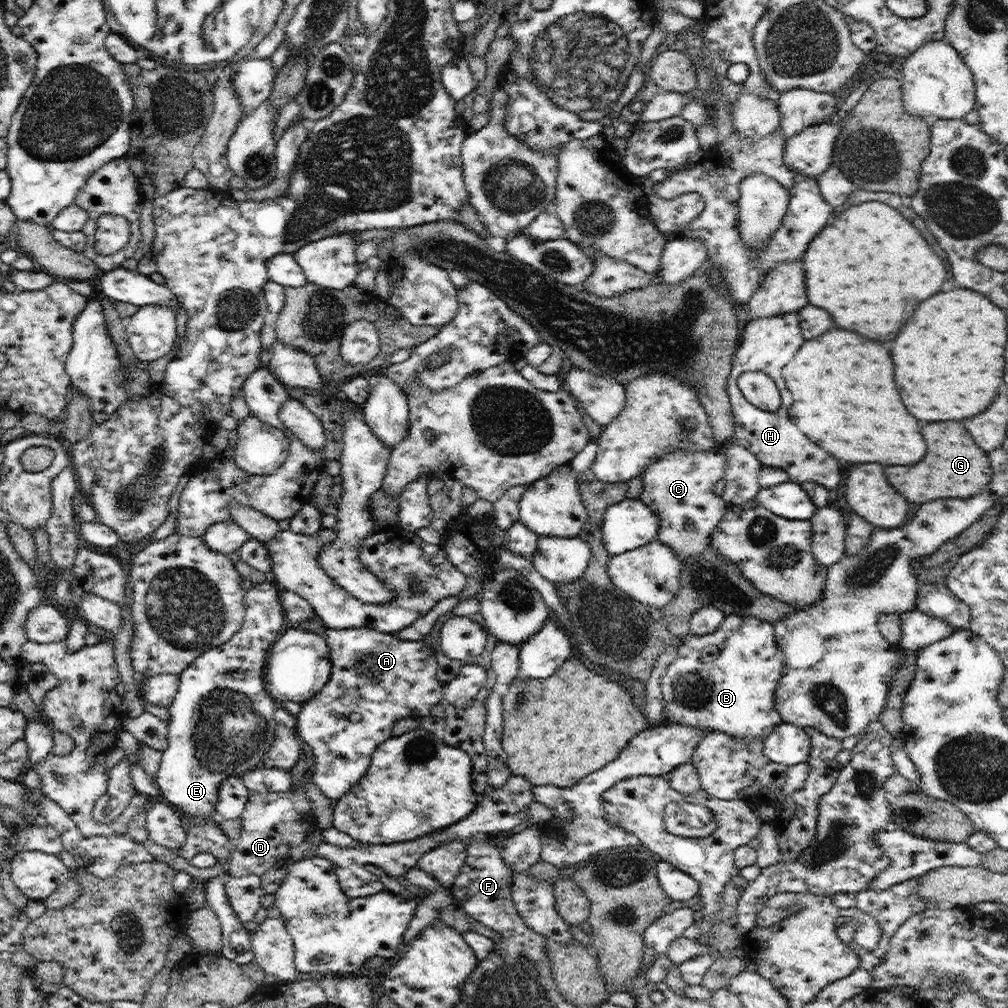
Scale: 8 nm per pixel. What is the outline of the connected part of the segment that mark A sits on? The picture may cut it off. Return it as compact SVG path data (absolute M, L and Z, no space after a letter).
M356 627L329 629L326 632L332 663L330 678L309 701L301 703L300 712L296 715L297 733L310 746L315 756L314 784L331 799L340 799L366 774L372 753L376 751L378 744L393 736L392 728L399 719L428 716L432 706L442 702L456 709L466 709L473 703L488 678L487 670L474 660L464 663L450 681L442 682L437 675L438 661L435 651L422 639L401 640L392 633L373 629Z

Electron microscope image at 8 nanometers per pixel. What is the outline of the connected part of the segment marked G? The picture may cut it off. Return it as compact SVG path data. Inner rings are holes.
M946 420L946 422L932 422L924 426L924 438L928 444L926 456L914 466L898 466L894 476L894 466L888 466L886 478L888 482L900 490L908 502L924 504L936 498L970 498L978 492L984 492L992 480L992 468L988 462L986 452L978 448L966 432L962 422Z

